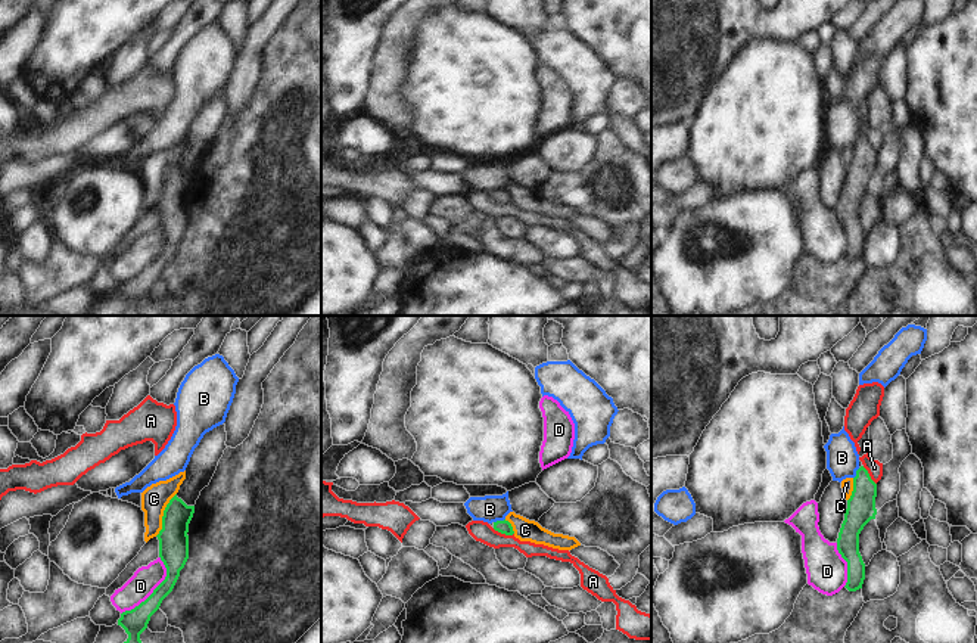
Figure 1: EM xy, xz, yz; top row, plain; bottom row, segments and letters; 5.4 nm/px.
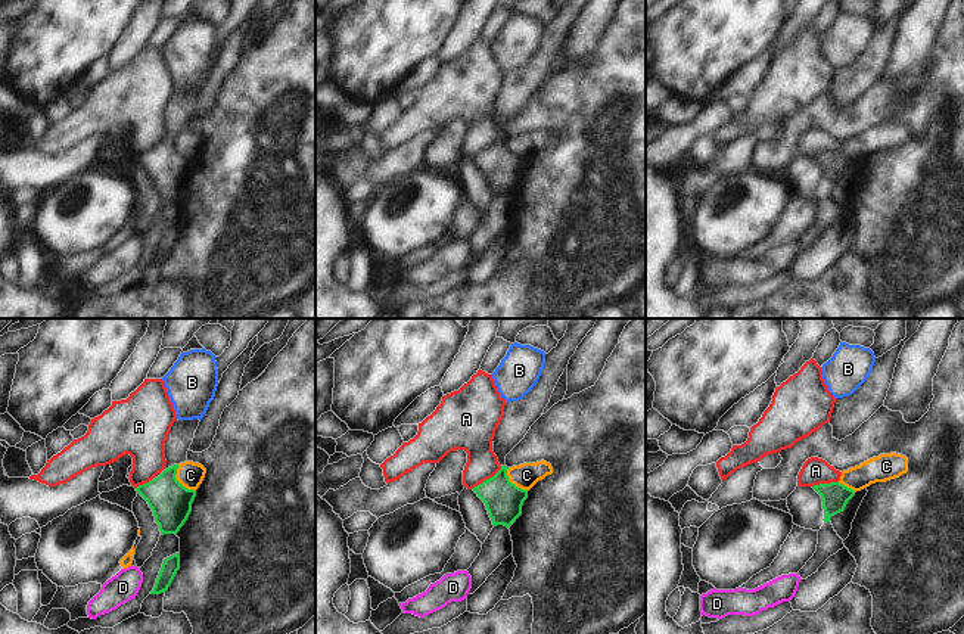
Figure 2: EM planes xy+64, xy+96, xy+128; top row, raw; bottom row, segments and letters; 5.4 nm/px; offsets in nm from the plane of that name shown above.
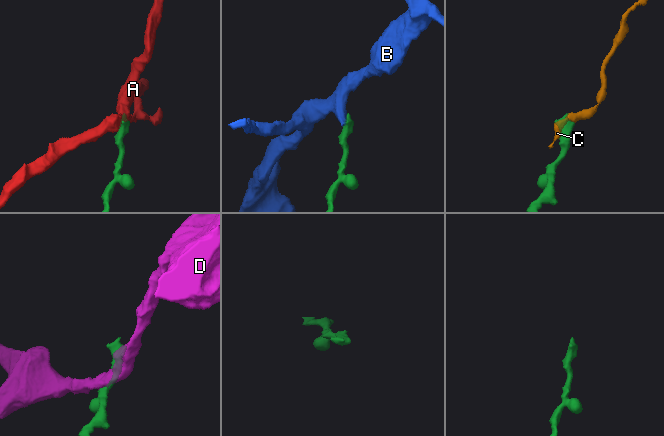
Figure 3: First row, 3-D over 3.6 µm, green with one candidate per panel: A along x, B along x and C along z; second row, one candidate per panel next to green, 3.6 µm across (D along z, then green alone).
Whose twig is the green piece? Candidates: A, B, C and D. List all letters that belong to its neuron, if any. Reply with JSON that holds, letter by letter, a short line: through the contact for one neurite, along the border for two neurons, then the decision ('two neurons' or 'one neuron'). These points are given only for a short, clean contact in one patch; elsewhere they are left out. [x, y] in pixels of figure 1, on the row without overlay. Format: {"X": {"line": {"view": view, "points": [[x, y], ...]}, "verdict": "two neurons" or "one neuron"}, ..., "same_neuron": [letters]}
{"A": {"line": {"view": "xz", "points": [[492, 198], [513, 204]]}, "verdict": "two neurons"}, "B": {"line": {"view": "xz", "points": [[504, 188], [494, 192]]}, "verdict": "two neurons"}, "C": {"verdict": "two neurons"}, "D": {"verdict": "two neurons"}, "same_neuron": []}

